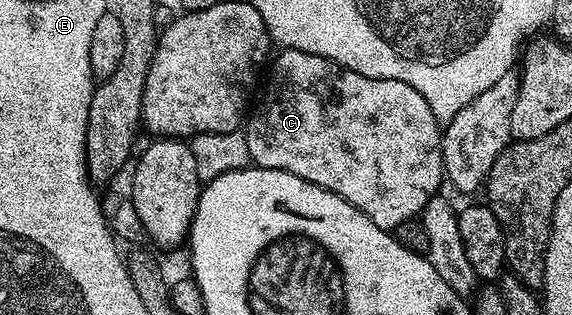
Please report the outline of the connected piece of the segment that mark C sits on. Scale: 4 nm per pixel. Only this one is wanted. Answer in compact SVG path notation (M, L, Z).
M284 49L279 54L280 56L276 60L274 60L275 58L271 60L271 63L273 62L272 72L268 75L268 84L264 87L264 96L261 97L260 104L256 107L256 112L254 112L254 107L254 110L246 119L246 130L243 134L246 145L249 146L251 162L257 167L282 169L286 173L294 173L298 177L302 177L306 181L310 181L338 197L350 201L350 205L354 205L354 209L366 213L366 217L370 217L370 221L374 221L374 225L378 225L378 229L383 231L395 232L396 227L402 225L402 221L410 221L417 218L423 212L427 203L441 190L440 179L442 183L442 180L445 178L444 158L440 152L442 123L441 120L434 117L430 105L426 105L422 93L418 93L418 89L406 85L406 81L362 77L362 73L354 73L350 69L346 69L326 57L318 57L314 53L302 53L301 51Z

